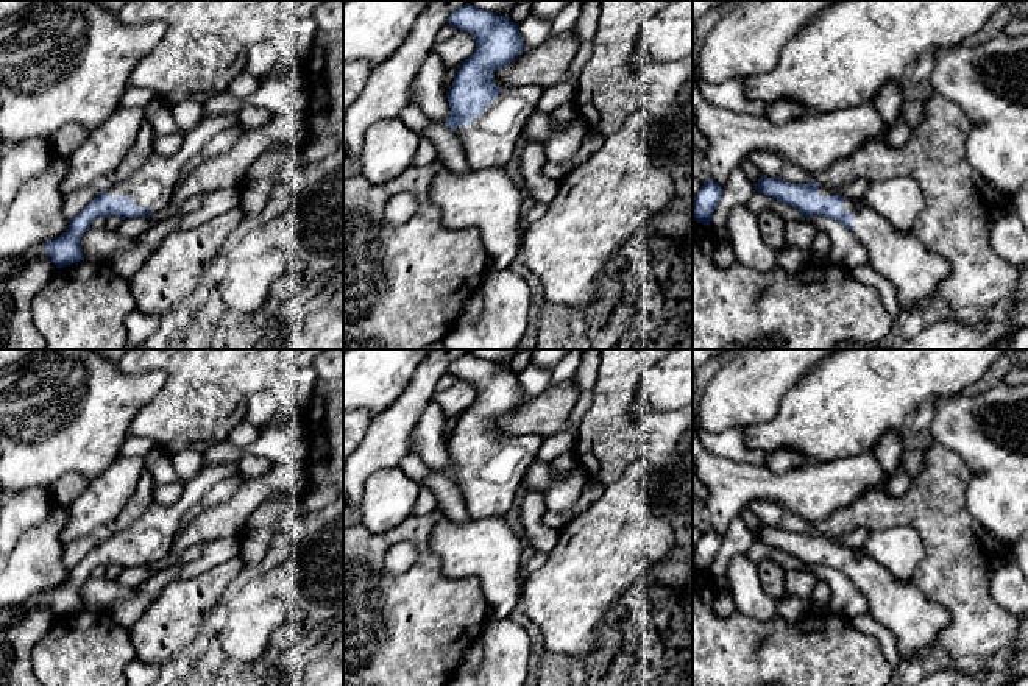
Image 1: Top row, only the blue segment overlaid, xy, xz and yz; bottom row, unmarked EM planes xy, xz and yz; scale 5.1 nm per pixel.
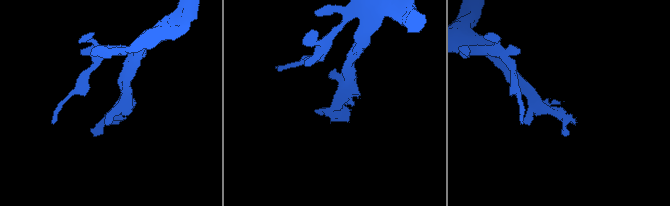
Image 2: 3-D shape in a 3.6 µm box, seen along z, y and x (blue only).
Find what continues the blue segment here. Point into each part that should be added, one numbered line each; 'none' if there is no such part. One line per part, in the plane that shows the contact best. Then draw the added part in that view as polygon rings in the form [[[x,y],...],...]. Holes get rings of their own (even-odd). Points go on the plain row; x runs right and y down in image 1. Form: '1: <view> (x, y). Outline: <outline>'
1: xy (152, 535). Outline: [[[237,463],[204,468],[195,479],[183,483],[183,496],[175,504],[164,507],[153,502],[128,529],[105,535],[105,543],[129,546],[139,558],[164,560],[179,535],[183,514],[200,504],[215,483],[237,474]]]

